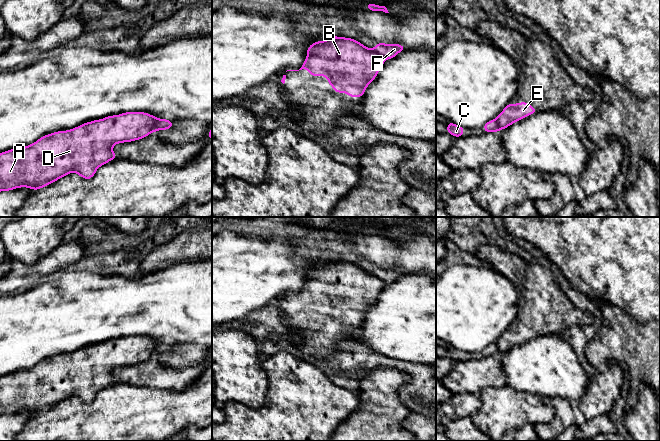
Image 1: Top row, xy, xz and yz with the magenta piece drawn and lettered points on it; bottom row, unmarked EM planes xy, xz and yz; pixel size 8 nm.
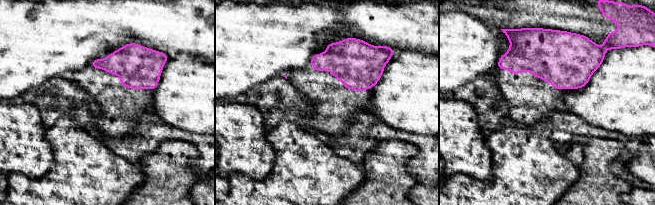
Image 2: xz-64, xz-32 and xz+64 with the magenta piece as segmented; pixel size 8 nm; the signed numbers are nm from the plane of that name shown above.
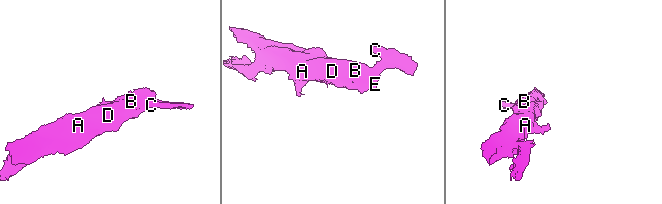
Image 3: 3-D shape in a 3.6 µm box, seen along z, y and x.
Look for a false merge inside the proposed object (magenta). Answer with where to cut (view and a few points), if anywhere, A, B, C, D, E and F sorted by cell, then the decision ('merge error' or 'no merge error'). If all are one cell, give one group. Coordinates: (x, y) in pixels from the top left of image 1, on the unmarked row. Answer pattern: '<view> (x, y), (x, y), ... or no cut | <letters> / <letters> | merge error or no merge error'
xy (159, 343), (153, 355) | A B D E / C F | merge error

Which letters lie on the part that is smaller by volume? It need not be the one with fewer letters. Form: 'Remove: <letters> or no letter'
Remove: C, F

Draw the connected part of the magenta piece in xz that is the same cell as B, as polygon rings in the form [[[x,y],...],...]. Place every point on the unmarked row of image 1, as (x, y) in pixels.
[[[333,260],[311,268],[307,273],[307,281],[299,294],[306,293],[311,300],[325,300],[335,316],[346,317],[351,322],[356,322],[364,319],[367,310],[376,302],[385,284],[383,280],[355,263]]]

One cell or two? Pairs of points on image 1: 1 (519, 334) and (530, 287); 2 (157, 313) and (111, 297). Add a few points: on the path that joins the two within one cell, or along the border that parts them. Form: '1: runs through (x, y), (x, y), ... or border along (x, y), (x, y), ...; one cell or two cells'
1: runs through (530, 324), (530, 299); one cell
2: runs through (146, 305), (143, 302), (122, 302); one cell

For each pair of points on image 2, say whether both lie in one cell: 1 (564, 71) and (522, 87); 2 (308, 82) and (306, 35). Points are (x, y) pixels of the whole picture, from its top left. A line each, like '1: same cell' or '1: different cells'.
1: same cell
2: different cells

